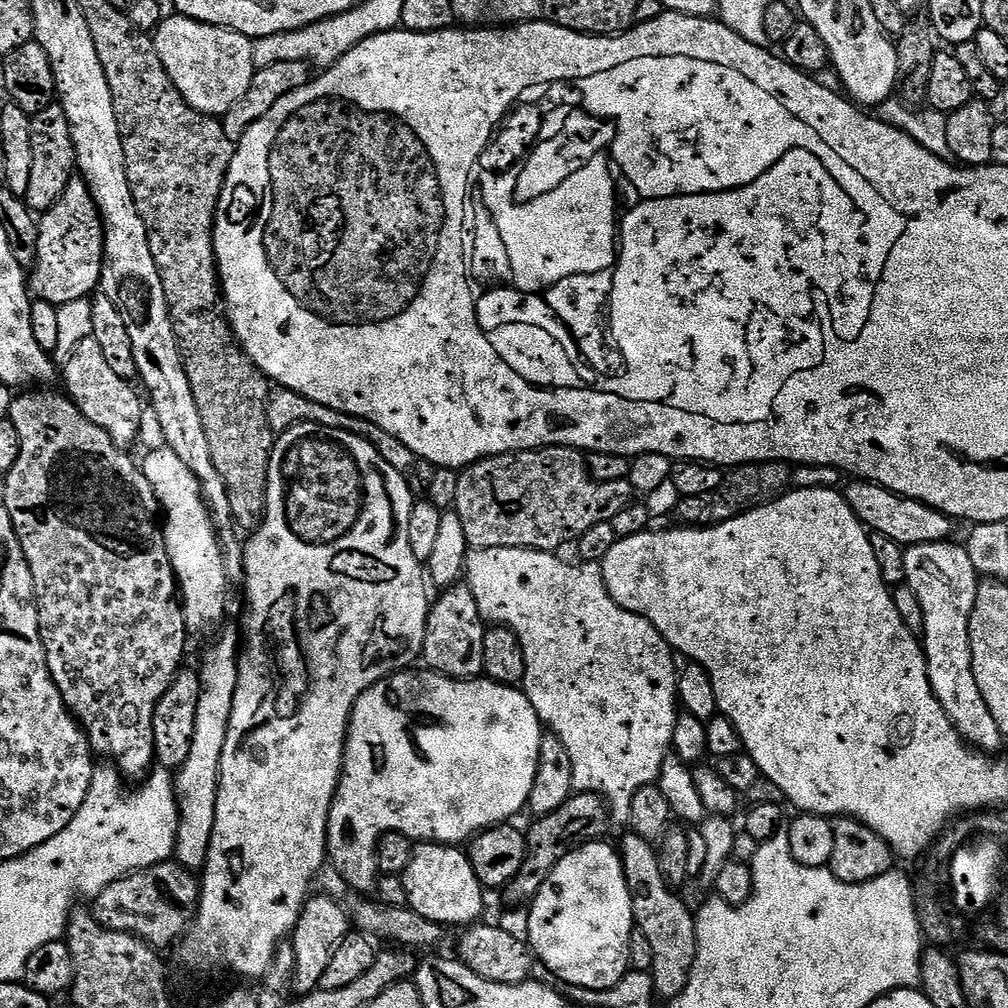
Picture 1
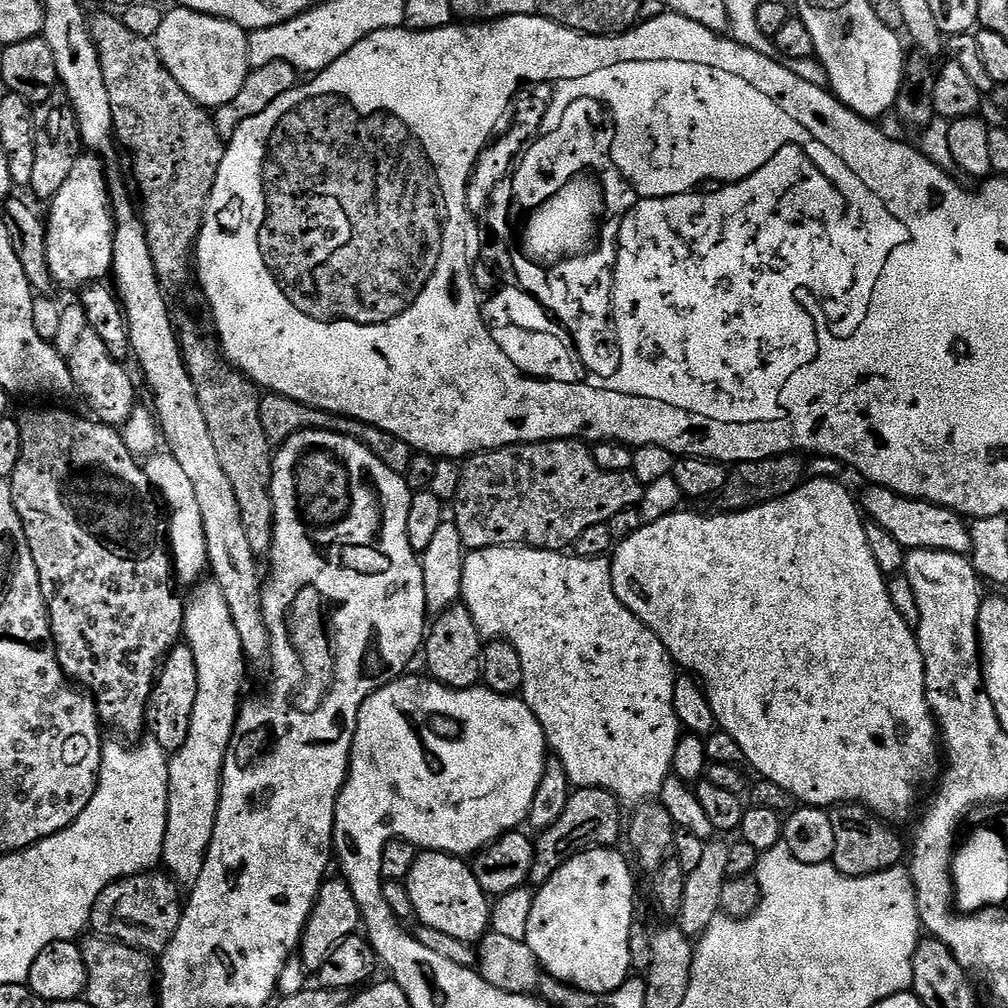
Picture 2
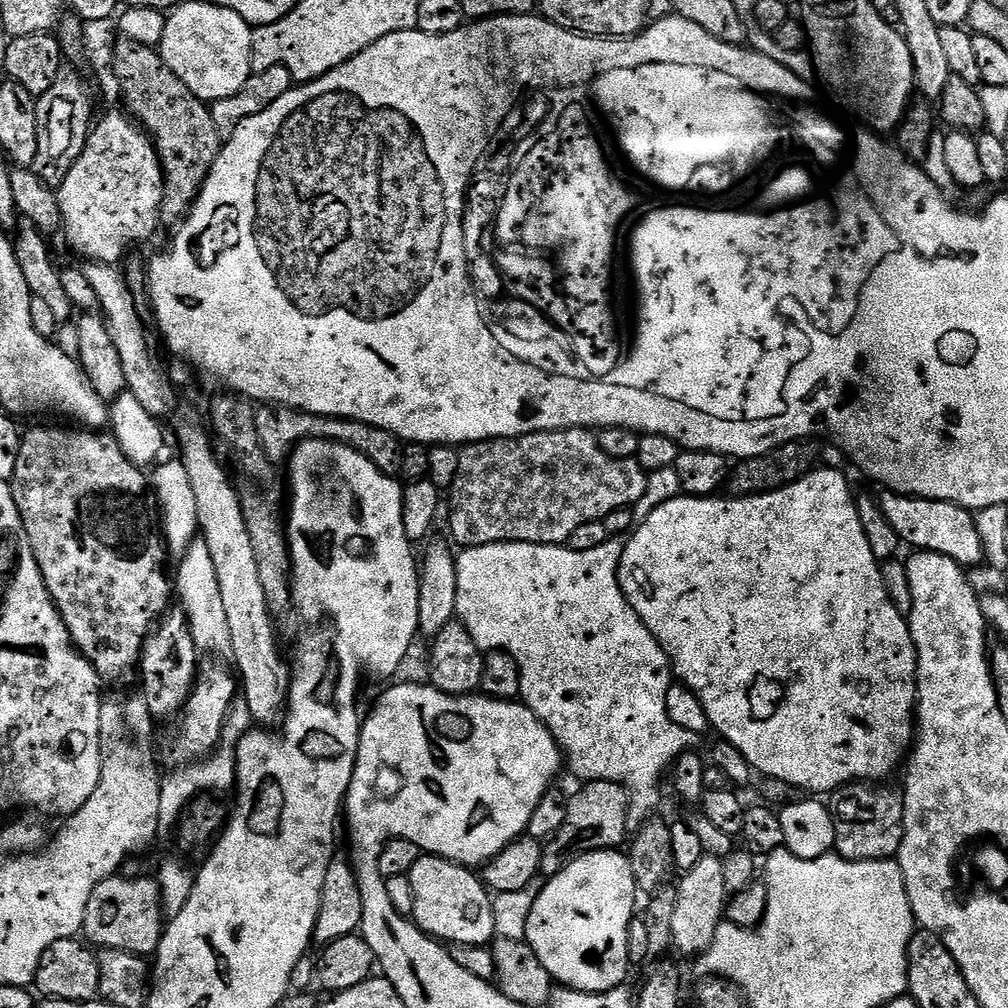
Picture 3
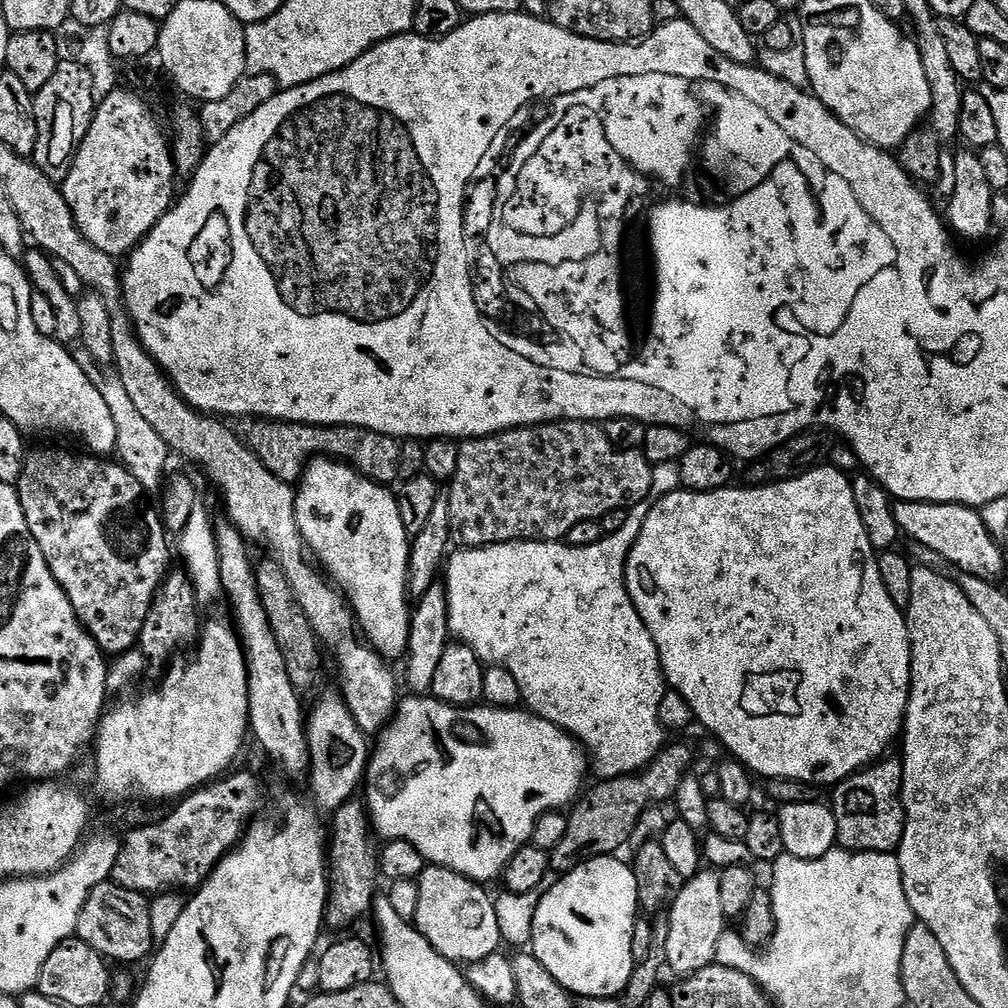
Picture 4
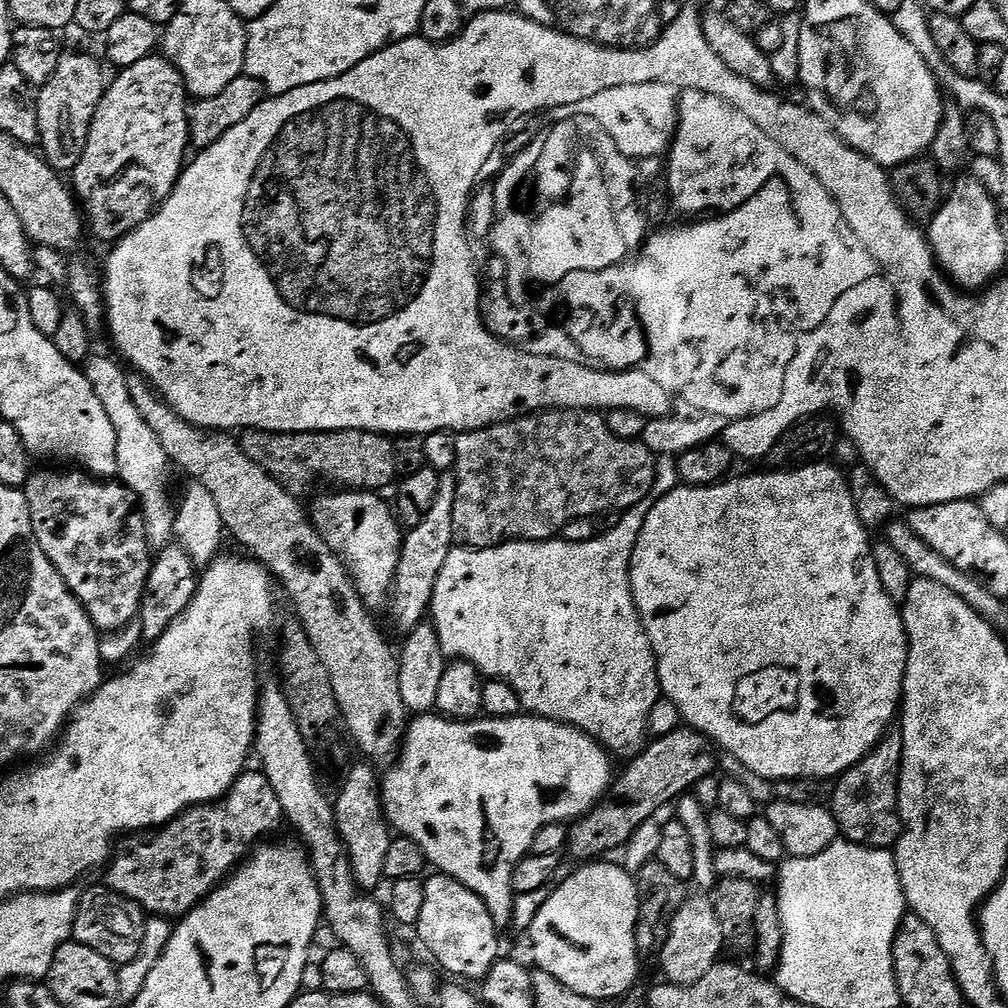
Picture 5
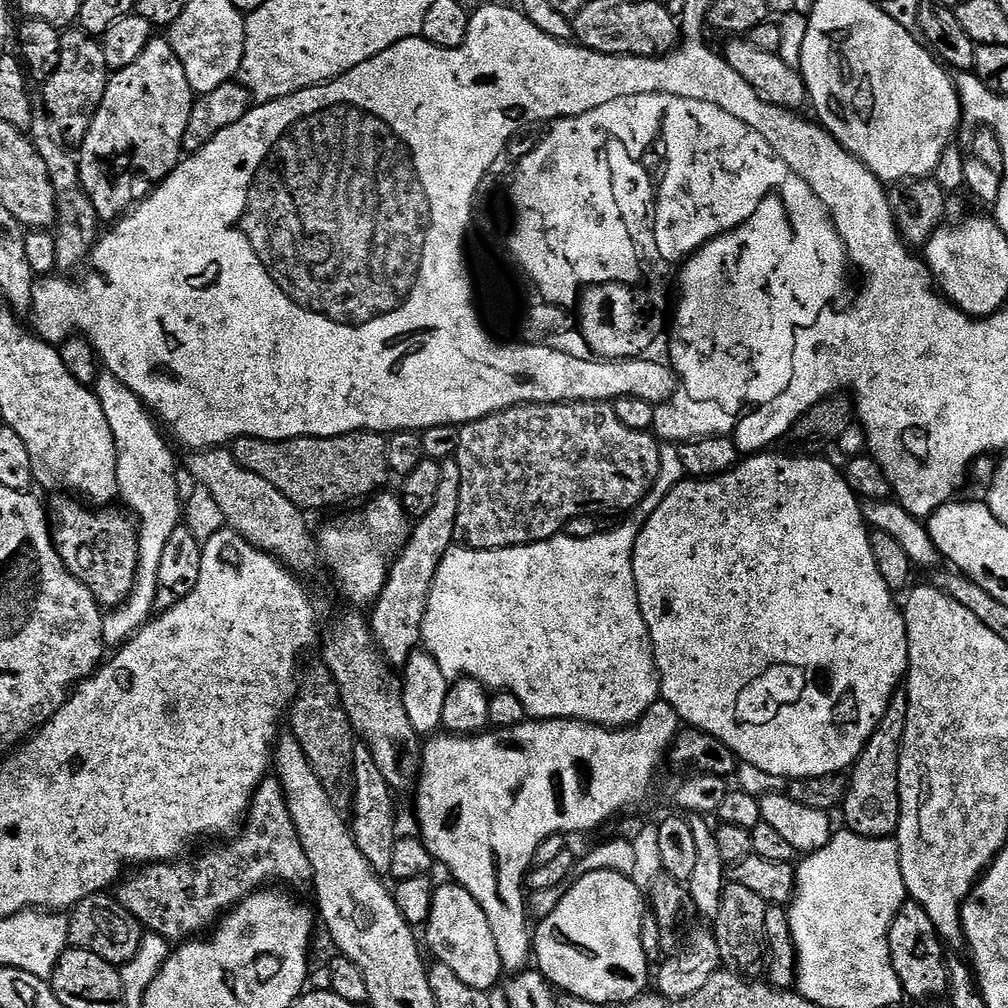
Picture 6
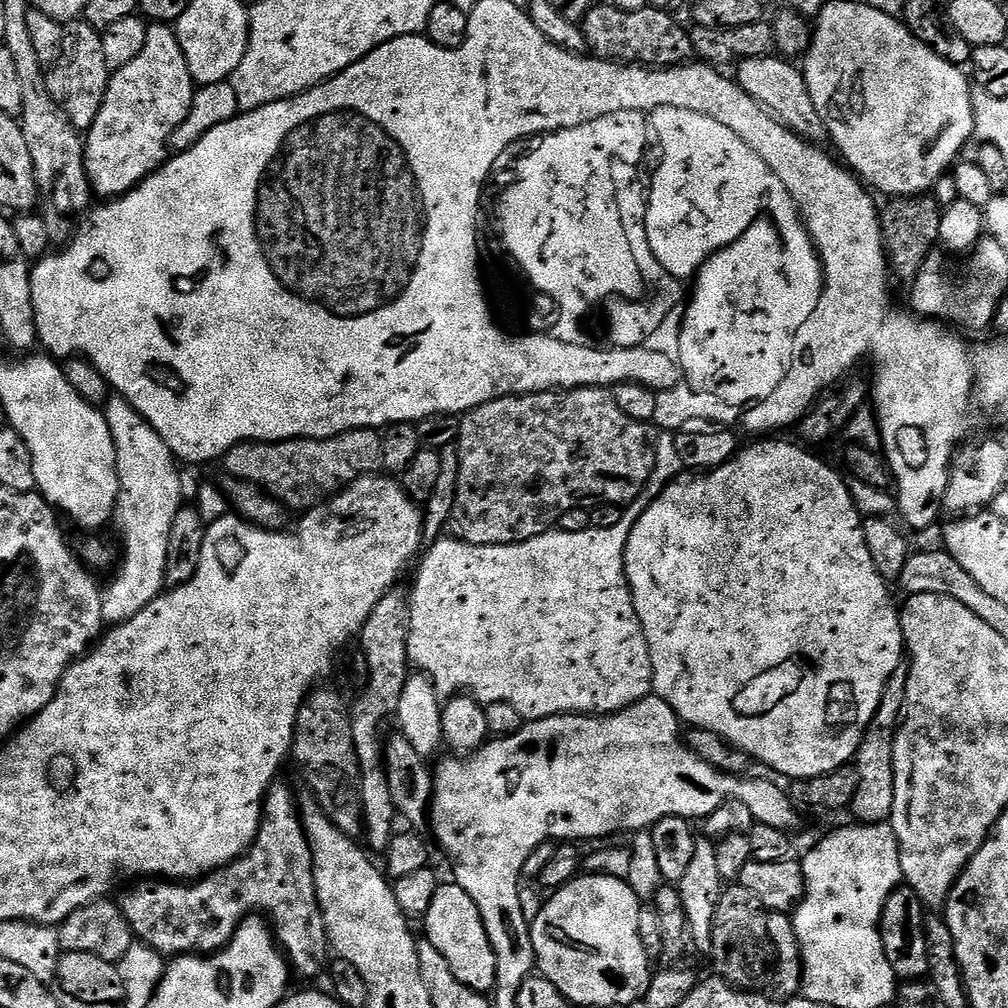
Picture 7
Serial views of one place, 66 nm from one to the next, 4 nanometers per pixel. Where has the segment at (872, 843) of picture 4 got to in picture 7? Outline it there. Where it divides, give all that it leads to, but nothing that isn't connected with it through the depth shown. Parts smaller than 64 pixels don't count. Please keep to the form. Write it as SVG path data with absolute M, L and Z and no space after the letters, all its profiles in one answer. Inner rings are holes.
M901 662L898 670L890 674L886 690L882 690L882 702L870 726L866 726L860 748L854 757L854 766L858 770L858 794L854 794L851 815L862 824L886 824L892 819L894 810L894 742L900 731L900 722L906 702L906 682L908 681L908 664Z

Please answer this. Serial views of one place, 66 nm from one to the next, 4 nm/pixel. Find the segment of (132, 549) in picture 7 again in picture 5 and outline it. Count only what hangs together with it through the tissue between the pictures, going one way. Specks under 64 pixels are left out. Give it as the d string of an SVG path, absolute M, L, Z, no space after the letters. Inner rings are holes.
M93 355L83 365L84 377L94 386L94 394L98 394L98 402L106 409L110 423L114 426L114 434L118 438L118 480L126 485L140 499L140 510L148 527L148 543L159 550L173 539L177 509L174 500L168 497L168 468L170 461L166 450L158 442L154 430L146 426L142 414L138 414L134 406L134 398L130 398L128 385L129 373L123 372L108 356Z

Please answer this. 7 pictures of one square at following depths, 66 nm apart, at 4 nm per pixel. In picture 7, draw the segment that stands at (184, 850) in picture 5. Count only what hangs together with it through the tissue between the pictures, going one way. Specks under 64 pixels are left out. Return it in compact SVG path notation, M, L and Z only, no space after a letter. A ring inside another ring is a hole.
M273 782L273 784L268 787L268 793L264 796L264 812L260 815L260 833L257 834L256 841L243 856L239 856L239 858L227 864L224 868L218 868L216 871L208 873L207 876L199 877L191 882L140 882L137 883L140 884L137 888L132 888L124 897L119 897L118 903L120 905L120 912L126 918L128 925L132 927L132 935L137 941L148 944L149 947L165 958L190 956L193 954L211 954L213 952L219 952L221 948L225 948L228 943L232 941L233 934L236 933L238 926L247 916L263 914L270 921L271 927L274 929L276 943L282 949L291 971L295 973L295 975L297 972L298 975L305 976L308 982L312 982L325 971L326 965L330 960L330 945L328 943L326 922L324 921L324 915L320 909L318 894L314 886L314 870L312 869L310 846L308 845L306 834L304 833L304 823L300 821L300 806L297 793L292 793L290 785L280 783L281 782Z

